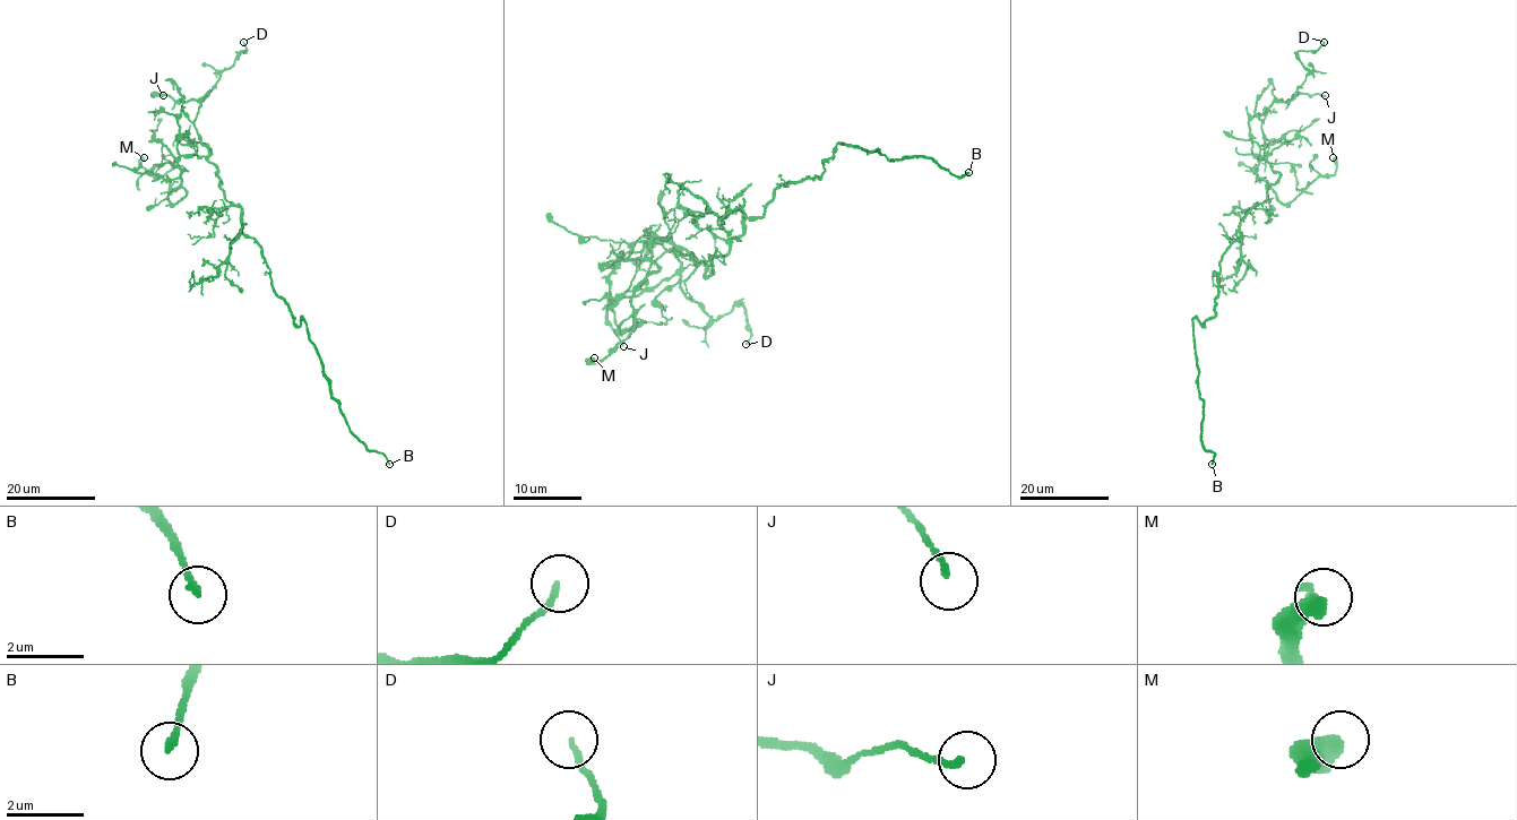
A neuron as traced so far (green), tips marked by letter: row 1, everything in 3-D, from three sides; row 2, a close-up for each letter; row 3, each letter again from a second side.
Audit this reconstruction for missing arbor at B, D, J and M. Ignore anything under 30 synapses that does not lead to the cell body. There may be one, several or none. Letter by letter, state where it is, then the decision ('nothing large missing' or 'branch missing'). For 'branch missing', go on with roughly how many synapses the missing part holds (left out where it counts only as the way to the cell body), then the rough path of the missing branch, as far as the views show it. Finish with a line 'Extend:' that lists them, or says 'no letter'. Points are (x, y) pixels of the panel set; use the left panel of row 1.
B: place (389, 464); branch missing
D: place (243, 42); nothing large missing
J: place (163, 95); nothing large missing
M: place (144, 157); nothing large missing
Extend: B

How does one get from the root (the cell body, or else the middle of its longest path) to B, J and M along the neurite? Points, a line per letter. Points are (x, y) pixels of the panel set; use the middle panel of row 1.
B: (763, 215), (782, 184), (820, 178), (837, 144), (888, 158), (931, 157), (957, 175), (968, 172)
J: (763, 215), (743, 215), (706, 276), (672, 249), (669, 278), (618, 299), (608, 322), (623, 346)
M: (763, 215), (743, 215), (706, 276), (651, 239), (658, 269), (631, 299), (635, 327), (594, 357)

